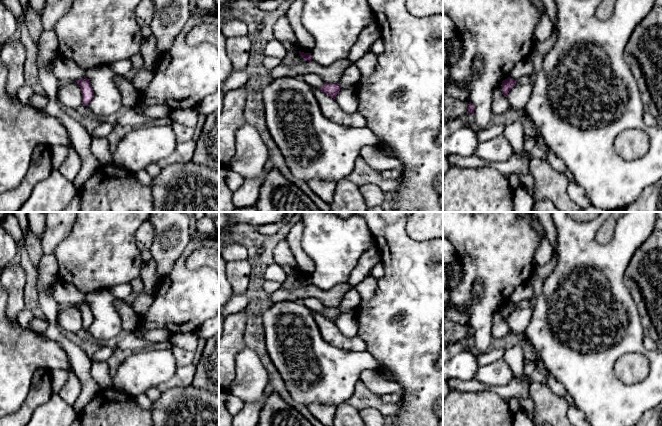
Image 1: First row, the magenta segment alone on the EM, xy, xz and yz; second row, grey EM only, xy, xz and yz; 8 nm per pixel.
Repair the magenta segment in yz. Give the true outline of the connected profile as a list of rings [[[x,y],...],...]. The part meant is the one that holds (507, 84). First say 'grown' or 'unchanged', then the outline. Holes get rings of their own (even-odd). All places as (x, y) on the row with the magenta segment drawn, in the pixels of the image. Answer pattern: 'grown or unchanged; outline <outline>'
unchanged; outline [[[508,77],[502,81],[502,94],[507,98],[509,91],[517,84],[517,82]]]

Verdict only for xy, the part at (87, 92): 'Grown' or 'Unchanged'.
Unchanged

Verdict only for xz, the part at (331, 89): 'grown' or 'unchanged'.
unchanged

